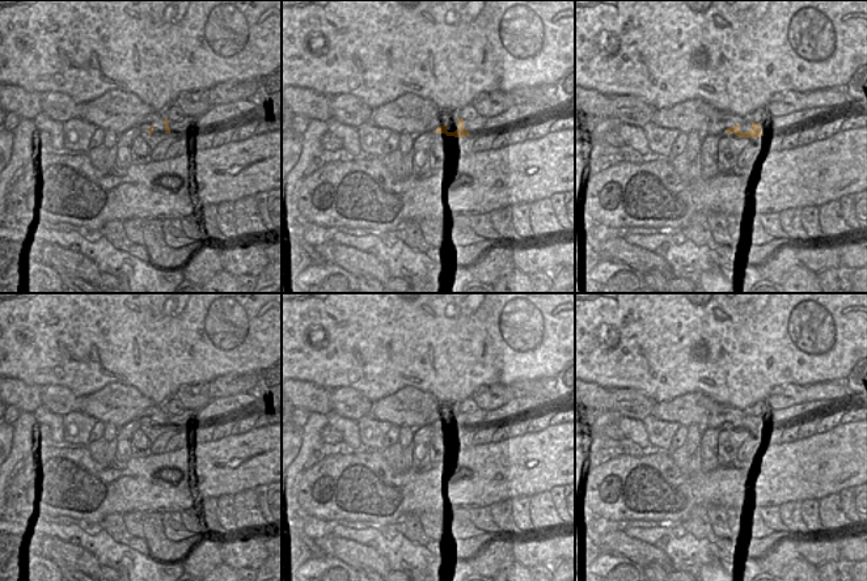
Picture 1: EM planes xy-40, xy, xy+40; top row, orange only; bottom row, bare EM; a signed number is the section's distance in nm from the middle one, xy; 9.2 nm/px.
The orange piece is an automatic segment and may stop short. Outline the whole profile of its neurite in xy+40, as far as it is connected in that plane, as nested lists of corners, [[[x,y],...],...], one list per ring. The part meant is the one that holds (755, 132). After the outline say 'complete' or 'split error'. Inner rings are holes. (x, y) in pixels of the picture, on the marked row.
[[[770,118],[769,120],[764,120],[761,123],[750,122],[752,128],[748,132],[741,132],[740,131],[740,124],[736,124],[731,128],[727,128],[726,132],[727,133],[735,133],[739,137],[757,139],[757,137],[764,136],[764,133],[762,133],[764,128],[769,128],[769,130],[773,131],[774,122],[775,122],[775,118]]]; split error

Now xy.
[[[478,116],[470,122],[457,118],[458,128],[454,132],[448,132],[447,124],[437,127],[434,132],[445,133],[447,136],[454,136],[454,137],[466,137],[470,135],[469,133],[470,131],[475,131],[477,133],[481,133],[482,127],[486,124],[486,122],[487,118],[483,116]]]; split error

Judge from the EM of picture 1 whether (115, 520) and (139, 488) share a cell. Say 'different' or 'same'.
different

